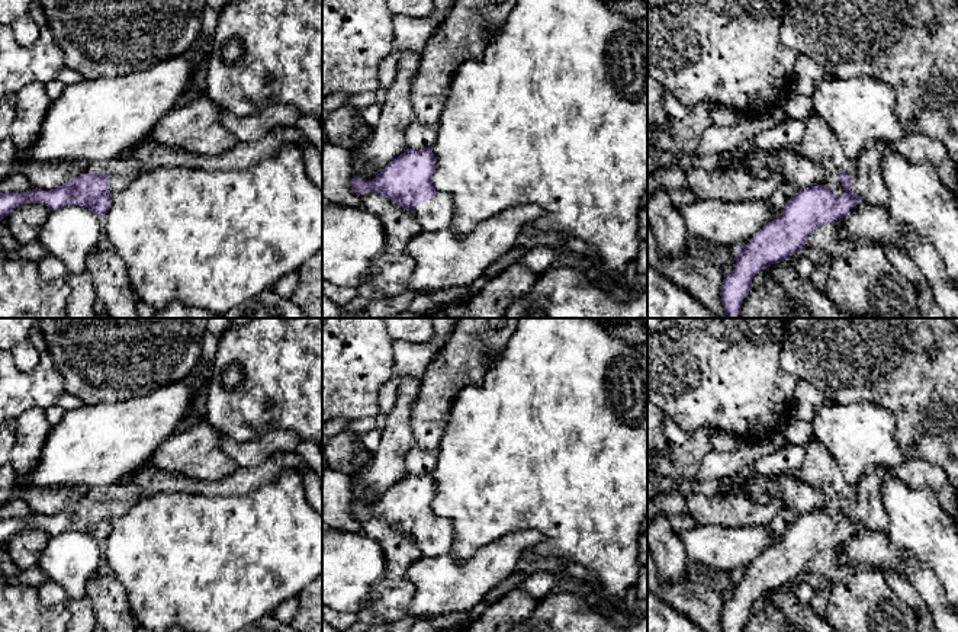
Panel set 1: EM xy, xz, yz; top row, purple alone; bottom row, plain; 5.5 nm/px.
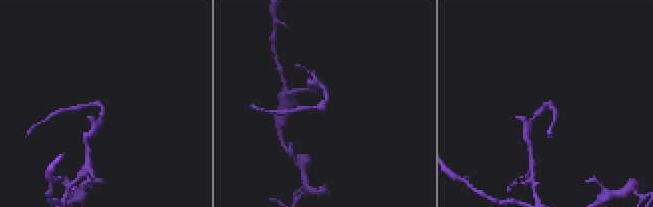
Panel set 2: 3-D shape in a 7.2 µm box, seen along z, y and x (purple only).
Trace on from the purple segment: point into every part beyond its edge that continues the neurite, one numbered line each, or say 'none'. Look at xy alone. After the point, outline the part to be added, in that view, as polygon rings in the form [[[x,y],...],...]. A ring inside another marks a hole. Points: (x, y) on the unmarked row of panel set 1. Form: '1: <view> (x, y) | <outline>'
1: xy (119, 506) | [[[115,498],[110,500],[110,506],[109,506],[109,516],[118,517],[118,516],[123,516],[139,498]]]

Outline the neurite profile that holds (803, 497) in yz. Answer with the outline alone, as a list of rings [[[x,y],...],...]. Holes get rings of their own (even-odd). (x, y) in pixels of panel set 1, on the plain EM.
[[[782,475],[779,478],[779,488],[782,507],[793,507],[798,516],[824,510],[838,522],[843,520],[845,517],[839,498],[835,494],[806,484],[797,475]]]

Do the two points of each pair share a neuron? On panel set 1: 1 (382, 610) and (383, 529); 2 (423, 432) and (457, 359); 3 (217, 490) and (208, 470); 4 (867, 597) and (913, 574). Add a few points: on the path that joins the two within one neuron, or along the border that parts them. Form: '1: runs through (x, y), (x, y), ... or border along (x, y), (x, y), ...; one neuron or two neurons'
1: runs through (394, 590), (394, 549); one neuron
2: runs through (428, 414), (443, 377); one neuron
3: border along (238, 468), (212, 483), (202, 483), (180, 475); two neurons
4: border along (861, 567), (870, 567), (883, 576); two neurons

